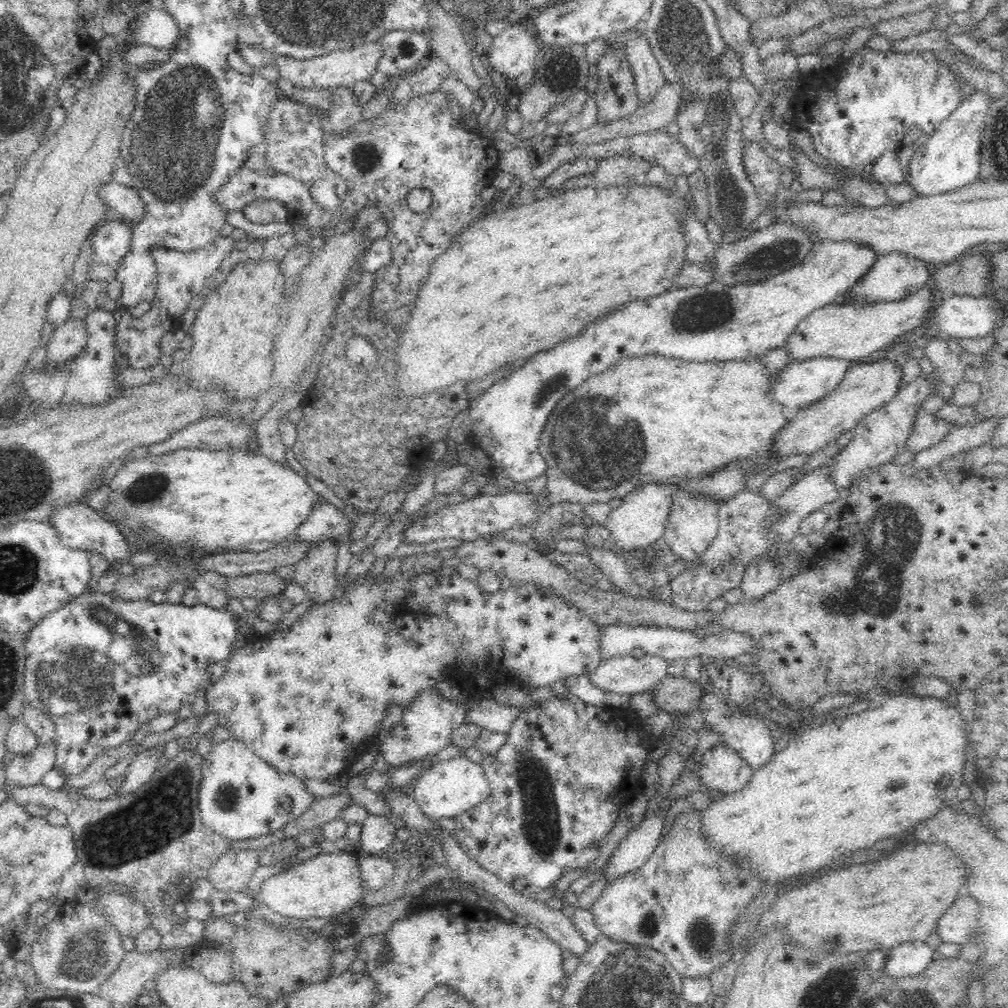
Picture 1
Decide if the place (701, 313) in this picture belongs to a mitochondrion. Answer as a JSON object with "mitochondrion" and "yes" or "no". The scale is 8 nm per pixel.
{"mitochondrion":"yes"}

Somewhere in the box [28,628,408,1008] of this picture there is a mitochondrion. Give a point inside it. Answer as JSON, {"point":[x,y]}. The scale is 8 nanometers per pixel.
{"point":[160,814]}

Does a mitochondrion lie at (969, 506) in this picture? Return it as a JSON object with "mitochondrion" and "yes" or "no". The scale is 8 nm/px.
{"mitochondrion":"no"}

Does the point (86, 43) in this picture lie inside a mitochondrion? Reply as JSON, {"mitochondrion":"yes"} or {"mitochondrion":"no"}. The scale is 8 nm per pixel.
{"mitochondrion":"no"}

